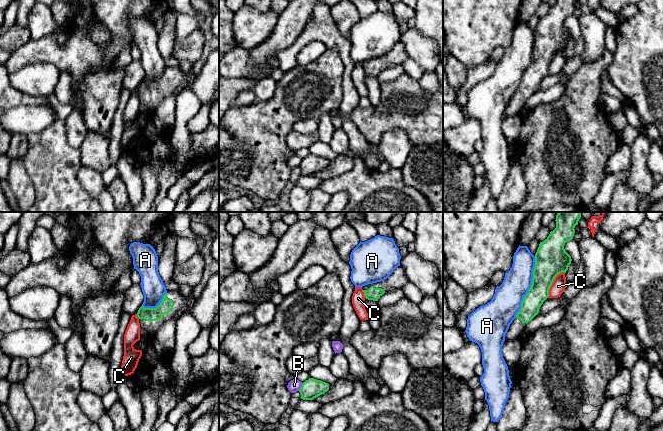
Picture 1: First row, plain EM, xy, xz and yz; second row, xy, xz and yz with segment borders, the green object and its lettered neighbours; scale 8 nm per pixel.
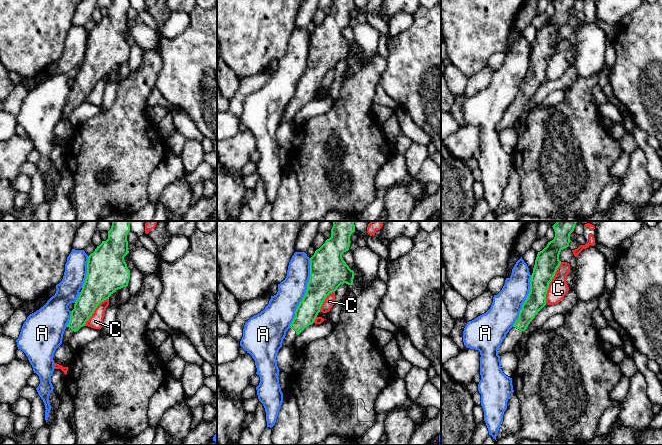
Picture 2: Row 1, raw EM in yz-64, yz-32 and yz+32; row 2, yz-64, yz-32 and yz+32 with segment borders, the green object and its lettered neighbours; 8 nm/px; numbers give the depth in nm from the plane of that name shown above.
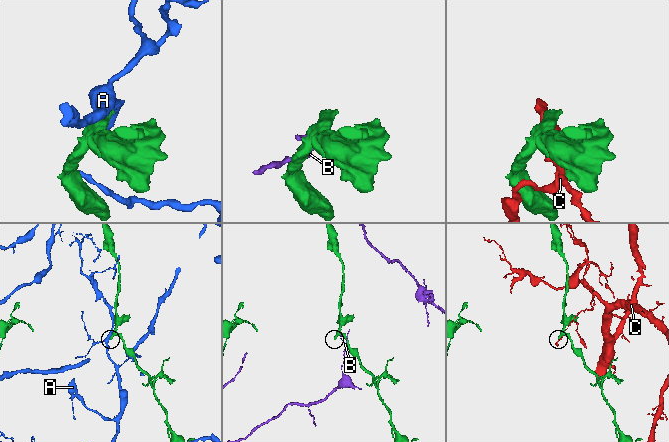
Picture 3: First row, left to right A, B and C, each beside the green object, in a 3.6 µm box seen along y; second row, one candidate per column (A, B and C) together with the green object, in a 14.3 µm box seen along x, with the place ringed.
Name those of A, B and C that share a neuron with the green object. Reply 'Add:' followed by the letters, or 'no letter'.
Add: no letter

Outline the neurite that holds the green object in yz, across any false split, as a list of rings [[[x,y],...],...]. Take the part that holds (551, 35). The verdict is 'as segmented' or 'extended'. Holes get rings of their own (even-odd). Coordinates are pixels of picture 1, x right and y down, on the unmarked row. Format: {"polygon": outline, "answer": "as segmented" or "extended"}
{"polygon": [[[556,0],[549,12],[540,18],[535,30],[532,61],[521,78],[521,84],[505,111],[505,117],[520,115],[527,101],[539,89],[543,78],[549,72],[549,65],[555,53],[568,46],[571,32],[565,27],[566,18],[573,15],[578,0]]], "answer": "extended"}

